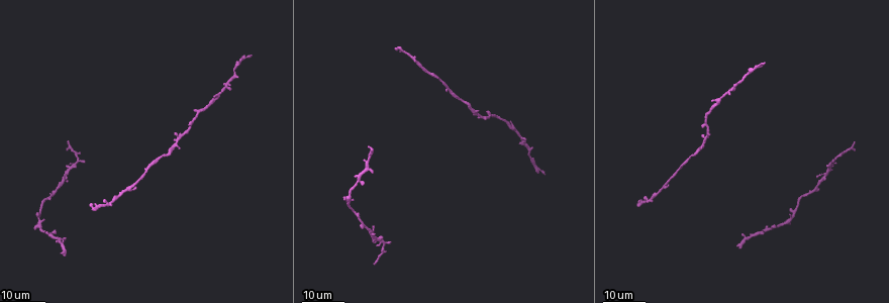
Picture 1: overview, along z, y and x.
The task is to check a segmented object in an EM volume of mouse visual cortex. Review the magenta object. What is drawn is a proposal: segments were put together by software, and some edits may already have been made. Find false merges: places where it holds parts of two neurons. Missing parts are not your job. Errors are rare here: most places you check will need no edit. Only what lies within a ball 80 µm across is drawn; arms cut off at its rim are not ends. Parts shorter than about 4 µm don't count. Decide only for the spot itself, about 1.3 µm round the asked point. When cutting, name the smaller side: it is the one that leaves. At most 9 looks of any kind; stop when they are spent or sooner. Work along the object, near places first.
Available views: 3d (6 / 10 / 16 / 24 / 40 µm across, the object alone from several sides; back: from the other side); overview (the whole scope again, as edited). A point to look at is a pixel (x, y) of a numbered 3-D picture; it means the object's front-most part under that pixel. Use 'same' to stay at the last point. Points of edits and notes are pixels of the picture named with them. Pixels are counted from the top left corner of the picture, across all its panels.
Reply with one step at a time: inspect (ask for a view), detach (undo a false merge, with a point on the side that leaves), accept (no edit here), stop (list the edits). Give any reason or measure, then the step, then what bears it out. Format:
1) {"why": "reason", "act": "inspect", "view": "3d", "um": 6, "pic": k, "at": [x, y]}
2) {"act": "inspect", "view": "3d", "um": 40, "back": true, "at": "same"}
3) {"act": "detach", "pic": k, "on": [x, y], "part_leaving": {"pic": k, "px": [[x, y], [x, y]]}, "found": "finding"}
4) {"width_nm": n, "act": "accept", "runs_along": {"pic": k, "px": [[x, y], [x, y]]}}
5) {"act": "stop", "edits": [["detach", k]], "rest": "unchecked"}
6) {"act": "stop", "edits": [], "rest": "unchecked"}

{"why": "two arms in line, one across", "act": "inspect", "view": "3d", "um": 24, "pic": 1, "at": [131, 183]}

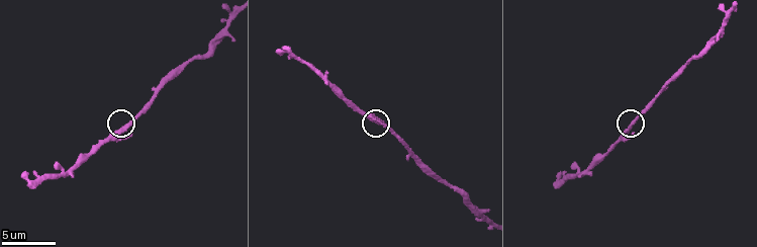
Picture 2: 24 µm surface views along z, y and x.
{"why": "zoom in", "act": "inspect", "view": "3d", "um": 6, "pic": 2, "at": [125, 129]}

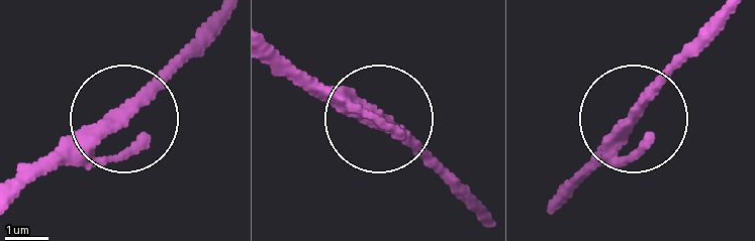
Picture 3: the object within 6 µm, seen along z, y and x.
{"act": "accept", "runs_along": {"pic": 3, "px": [[20, 189], [129, 123], [212, 40]]}, "found": "one neuron here"}

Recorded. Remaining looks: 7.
{"why": "three-way junction", "act": "inspect", "view": "3d", "um": 16, "pic": 2, "at": [664, 84]}

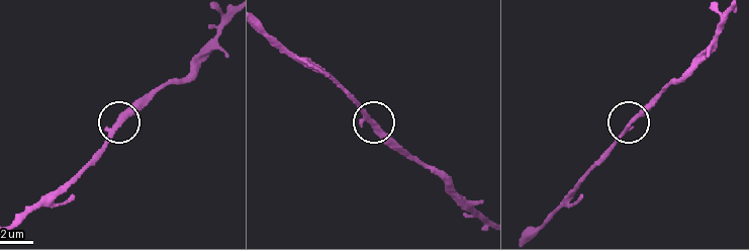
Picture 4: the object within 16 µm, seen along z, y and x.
{"why": "closer look", "act": "inspect", "view": "3d", "um": 6, "pic": 4, "at": [374, 125]}

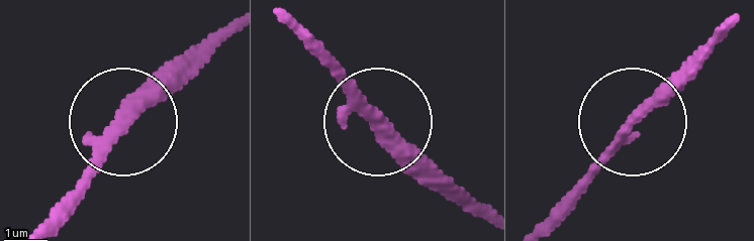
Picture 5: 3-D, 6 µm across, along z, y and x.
{"arms": 3, "act": "accept", "found": "continuous, no second neuron"}

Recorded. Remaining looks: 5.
{"act": "inspect", "view": "3d", "um": 16, "pic": 2, "at": [591, 172]}

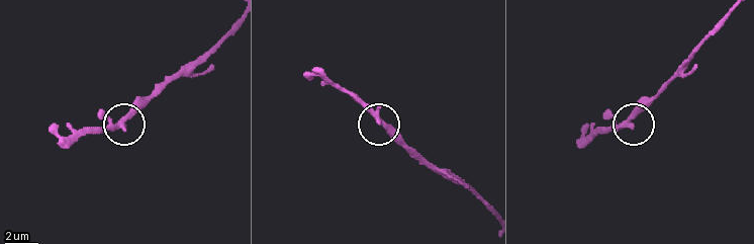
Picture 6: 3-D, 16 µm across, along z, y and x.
{"width_nm": 260, "act": "accept", "found": "all the same neuron"}

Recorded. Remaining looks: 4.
{"why": "two arms in line, one across", "act": "inspect", "view": "3d", "um": 16, "pic": 1, "at": [536, 168]}

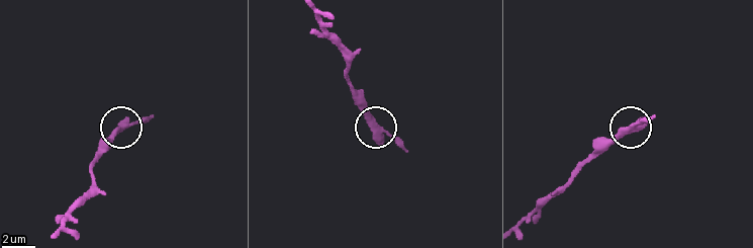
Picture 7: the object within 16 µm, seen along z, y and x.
{"act": "inspect", "view": "3d", "um": 6, "pic": 7, "at": [631, 124]}

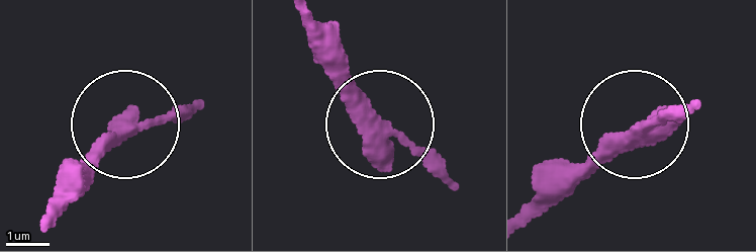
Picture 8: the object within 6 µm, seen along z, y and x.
{"arms": 3, "act": "accept", "found": "one neuron here"}

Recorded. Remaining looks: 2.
{"act": "stop", "edits": [], "rest": "unchecked"}

